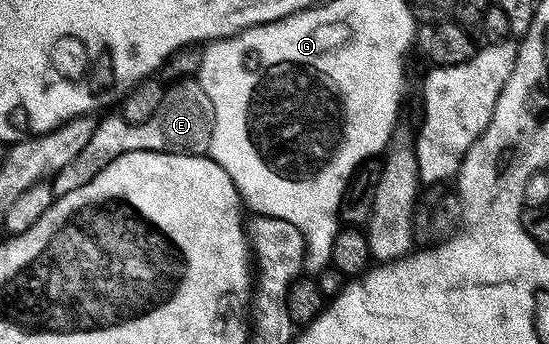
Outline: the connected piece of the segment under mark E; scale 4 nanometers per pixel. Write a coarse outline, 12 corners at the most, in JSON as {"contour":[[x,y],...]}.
{"contour":[[196,77],[145,123],[105,114],[50,185],[62,196],[122,153],[205,154],[215,111]]}

